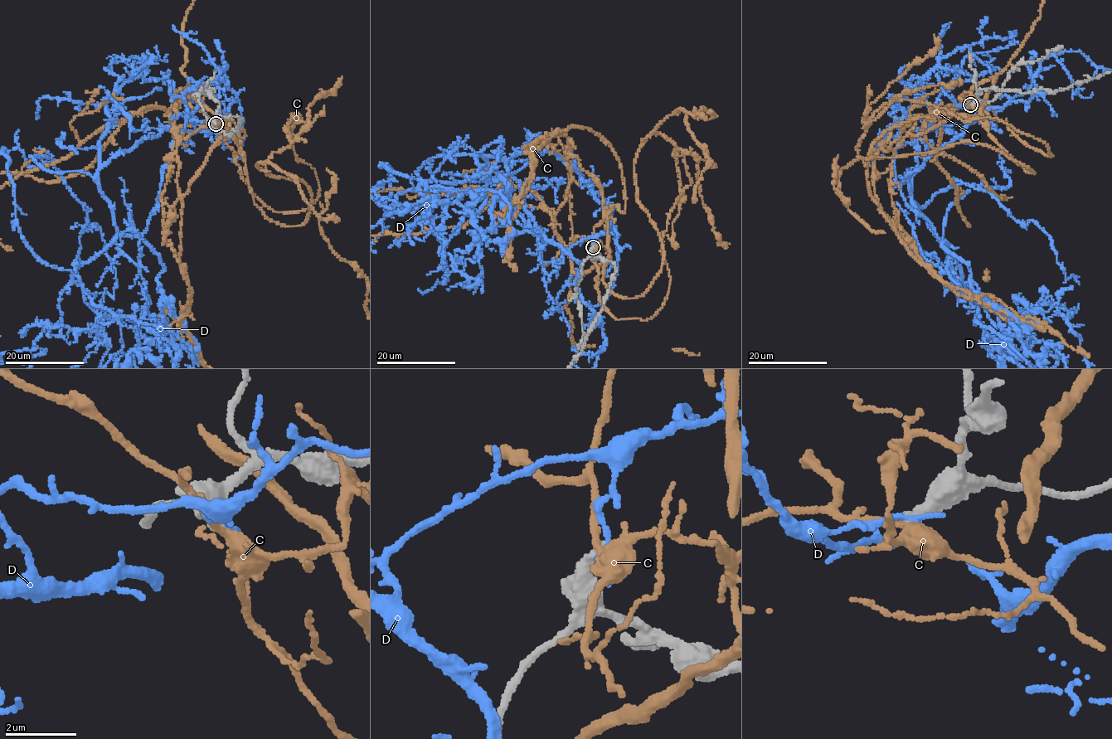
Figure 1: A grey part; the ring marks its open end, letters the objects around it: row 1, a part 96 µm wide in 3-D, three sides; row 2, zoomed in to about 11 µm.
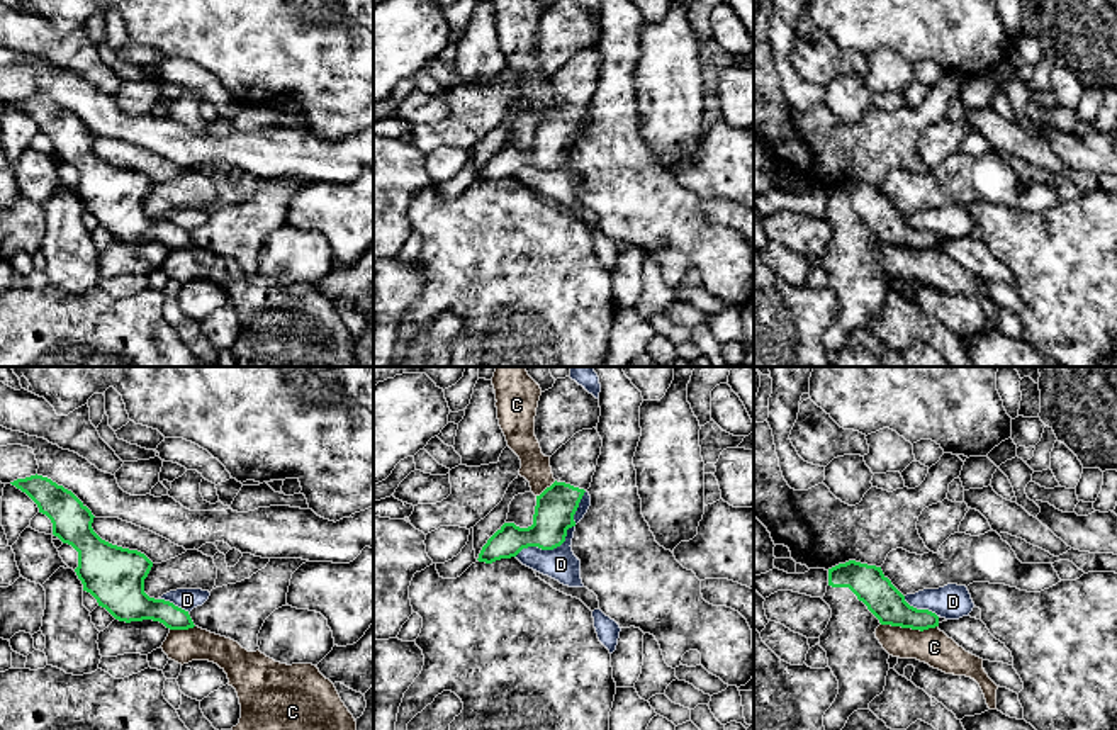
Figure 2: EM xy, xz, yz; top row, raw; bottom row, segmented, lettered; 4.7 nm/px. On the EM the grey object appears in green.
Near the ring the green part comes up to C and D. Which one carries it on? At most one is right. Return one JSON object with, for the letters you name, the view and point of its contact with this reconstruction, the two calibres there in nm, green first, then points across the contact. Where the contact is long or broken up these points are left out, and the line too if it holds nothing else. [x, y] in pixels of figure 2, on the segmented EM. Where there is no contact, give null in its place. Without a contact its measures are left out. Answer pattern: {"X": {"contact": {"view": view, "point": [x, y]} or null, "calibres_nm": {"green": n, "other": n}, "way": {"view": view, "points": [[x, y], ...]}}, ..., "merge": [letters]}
{"merge": []}

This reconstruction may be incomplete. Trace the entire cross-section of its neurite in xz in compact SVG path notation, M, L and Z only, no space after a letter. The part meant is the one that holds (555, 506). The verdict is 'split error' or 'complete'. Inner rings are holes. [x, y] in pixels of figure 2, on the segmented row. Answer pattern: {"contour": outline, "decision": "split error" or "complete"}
{"contour": "M596 428L582 430L562 445L550 457L555 482L536 496L533 525L519 528L504 523L482 547L477 560L492 564L516 557L528 547L542 550L560 547L567 530L575 526L574 514L591 487L601 446L603 440Z", "decision": "split error"}

